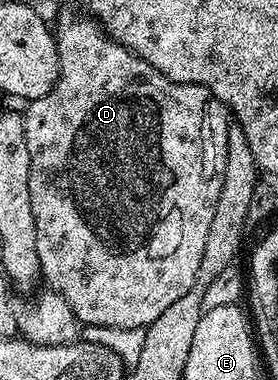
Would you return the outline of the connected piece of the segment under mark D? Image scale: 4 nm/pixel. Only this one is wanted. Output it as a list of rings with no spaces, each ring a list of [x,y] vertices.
[[[81,16],[81,17],[82,17],[82,18],[70,18],[70,19],[68,19],[68,20],[67,20],[67,22],[62,22],[62,23],[60,23],[60,24],[59,24],[59,26],[58,26],[58,30],[57,30],[57,26],[56,26],[56,41],[57,41],[57,44],[58,44],[58,59],[59,59],[59,60],[60,60],[60,72],[59,72],[59,73],[58,73],[58,79],[57,79],[57,80],[56,80],[56,84],[55,84],[55,85],[54,85],[54,87],[53,87],[53,88],[52,88],[52,92],[48,92],[48,96],[44,96],[44,97],[43,97],[43,98],[35,98],[35,99],[33,99],[33,101],[31,101],[31,102],[30,102],[30,103],[29,103],[29,105],[27,105],[27,106],[30,106],[30,107],[28,107],[28,108],[27,108],[27,110],[24,110],[24,132],[25,132],[25,133],[26,133],[26,143],[27,143],[27,144],[28,144],[28,156],[29,156],[29,157],[30,157],[30,175],[29,175],[29,176],[28,176],[28,196],[32,196],[32,216],[33,216],[33,217],[34,217],[34,219],[35,219],[35,220],[36,220],[36,256],[40,256],[40,268],[41,268],[41,269],[42,269],[42,272],[41,272],[41,277],[42,277],[42,278],[43,278],[43,279],[44,279],[44,282],[45,282],[45,278],[46,278],[46,282],[47,282],[47,284],[48,284],[48,285],[50,285],[50,286],[47,286],[47,287],[49,287],[49,289],[50,289],[50,290],[51,290],[51,291],[53,291],[53,293],[56,293],[56,294],[59,294],[59,295],[60,295],[60,297],[62,297],[62,299],[64,299],[64,301],[65,301],[65,302],[67,302],[67,304],[68,304],[68,305],[70,305],[70,307],[71,307],[71,308],[72,308],[72,312],[73,312],[73,313],[74,313],[74,314],[75,314],[75,315],[76,315],[76,316],[77,316],[77,318],[78,318],[78,321],[79,321],[79,323],[81,323],[81,325],[82,325],[82,326],[83,326],[83,327],[87,327],[87,326],[107,326],[107,327],[108,327],[108,328],[145,328],[145,327],[147,327],[147,326],[150,326],[150,325],[151,325],[151,324],[152,324],[152,320],[156,320],[156,316],[160,316],[160,312],[165,312],[165,310],[166,310],[166,309],[168,309],[168,308],[172,308],[172,304],[173,304],[173,303],[174,303],[174,301],[176,301],[176,300],[180,300],[180,296],[184,296],[184,292],[188,292],[188,291],[189,291],[189,290],[190,290],[190,289],[191,289],[191,288],[192,288],[192,284],[193,284],[193,283],[194,283],[194,281],[195,281],[195,280],[196,280],[196,272],[200,272],[200,260],[201,260],[201,258],[202,258],[202,257],[203,257],[203,256],[204,256],[204,244],[205,244],[205,243],[206,243],[206,239],[207,239],[207,237],[208,237],[208,224],[212,224],[212,212],[216,212],[216,200],[217,200],[217,198],[219,198],[219,197],[220,197],[220,188],[221,188],[221,187],[222,187],[222,185],[223,185],[223,184],[224,184],[224,160],[228,160],[228,128],[229,128],[229,127],[230,127],[230,126],[231,126],[231,125],[232,125],[232,118],[231,118],[231,115],[230,115],[230,114],[229,114],[229,113],[228,113],[228,111],[227,111],[227,109],[226,109],[226,106],[225,106],[225,104],[223,104],[223,103],[222,103],[222,101],[220,101],[220,100],[219,100],[219,99],[218,99],[218,98],[217,98],[217,97],[216,97],[216,96],[215,96],[215,95],[214,95],[214,94],[213,94],[213,92],[212,92],[212,91],[210,91],[210,90],[209,90],[209,88],[208,88],[208,87],[207,87],[207,86],[201,86],[201,85],[200,85],[200,84],[188,84],[188,83],[187,83],[187,82],[173,82],[173,80],[172,80],[172,79],[170,79],[170,78],[169,78],[169,77],[168,77],[168,76],[164,76],[164,72],[160,72],[160,71],[159,71],[159,70],[157,70],[157,69],[156,69],[156,68],[152,68],[152,64],[148,64],[148,60],[144,60],[144,59],[143,59],[143,58],[141,58],[141,57],[140,57],[140,56],[136,56],[136,55],[135,55],[135,54],[134,54],[134,53],[133,53],[133,52],[131,52],[131,50],[129,50],[129,49],[128,49],[128,48],[124,48],[124,47],[123,47],[123,46],[121,46],[121,45],[120,45],[120,43],[118,43],[118,42],[115,42],[115,41],[114,41],[114,39],[113,39],[113,38],[111,38],[111,37],[110,37],[110,35],[109,35],[109,34],[107,34],[107,33],[106,33],[106,31],[105,31],[105,30],[103,30],[103,29],[102,29],[102,27],[101,27],[101,26],[99,26],[99,25],[98,25],[98,23],[97,23],[97,22],[95,22],[95,21],[94,21],[94,19],[93,19],[93,18],[91,18],[91,17],[89,17],[89,16]]]

